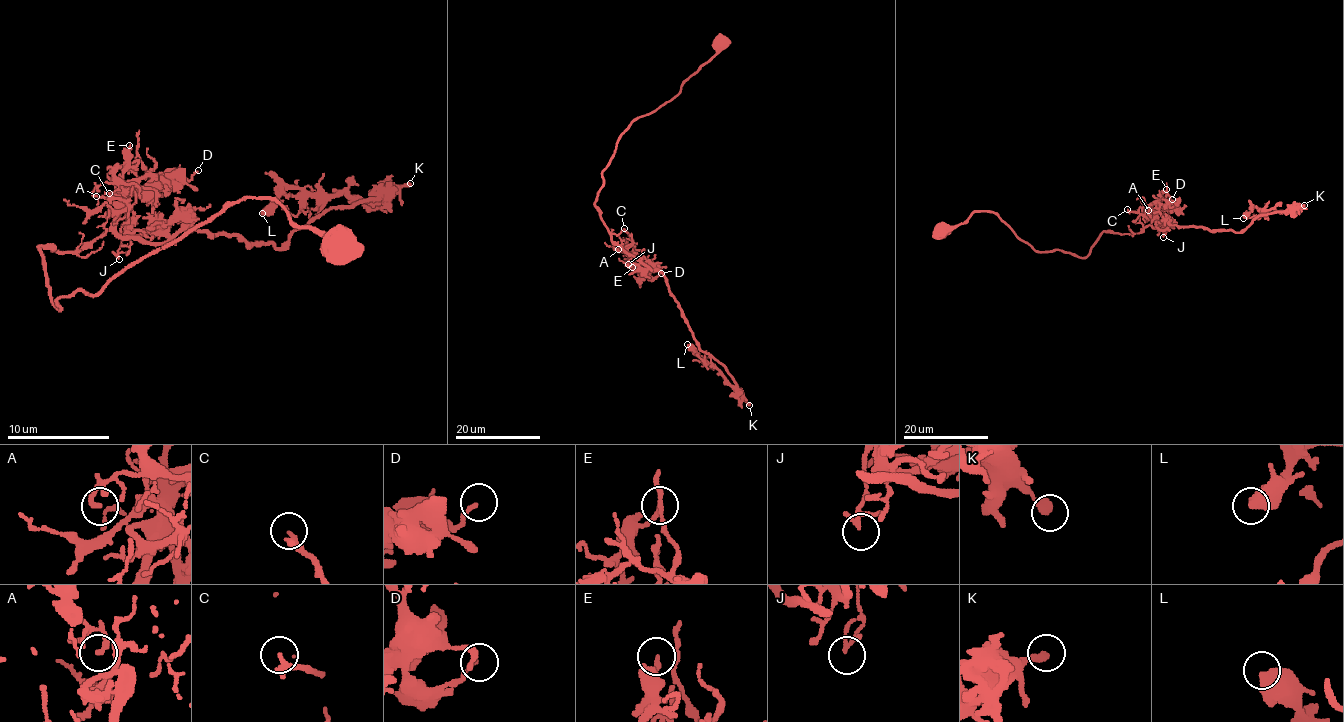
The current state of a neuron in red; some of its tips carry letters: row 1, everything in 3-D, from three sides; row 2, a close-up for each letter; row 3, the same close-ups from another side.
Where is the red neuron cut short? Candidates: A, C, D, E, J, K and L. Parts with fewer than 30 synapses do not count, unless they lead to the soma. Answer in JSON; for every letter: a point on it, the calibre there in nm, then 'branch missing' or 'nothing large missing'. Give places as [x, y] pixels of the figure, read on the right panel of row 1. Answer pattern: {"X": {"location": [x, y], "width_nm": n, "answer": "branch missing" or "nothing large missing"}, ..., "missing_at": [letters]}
{"A": {"location": [1148, 210], "width_nm": 180, "answer": "nothing large missing"}, "C": {"location": [1127, 209], "width_nm": 240, "answer": "nothing large missing"}, "D": {"location": [1172, 199], "width_nm": 150, "answer": "nothing large missing"}, "E": {"location": [1166, 189], "width_nm": 100, "answer": "nothing large missing"}, "J": {"location": [1163, 237], "width_nm": 180, "answer": "nothing large missing"}, "K": {"location": [1304, 205], "width_nm": 320, "answer": "nothing large missing"}, "L": {"location": [1243, 218], "width_nm": 550, "answer": "nothing large missing"}, "missing_at": []}

